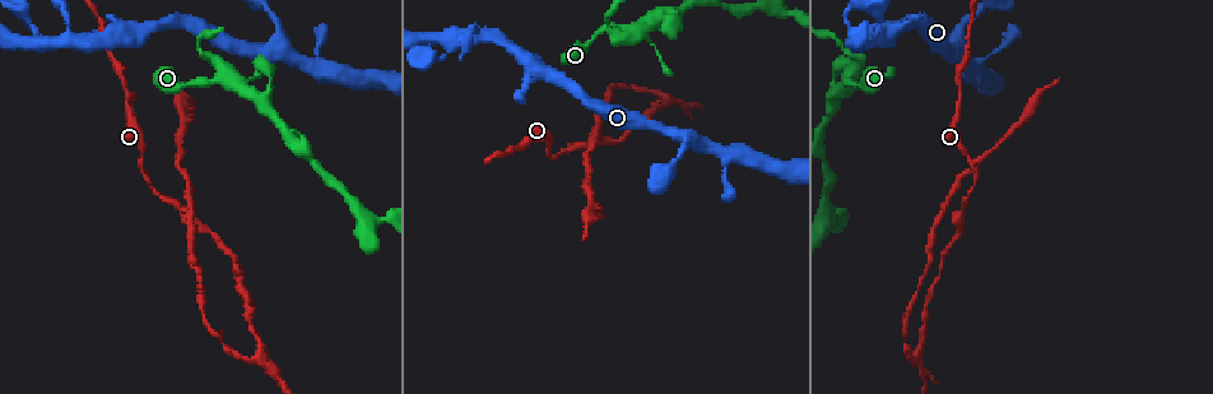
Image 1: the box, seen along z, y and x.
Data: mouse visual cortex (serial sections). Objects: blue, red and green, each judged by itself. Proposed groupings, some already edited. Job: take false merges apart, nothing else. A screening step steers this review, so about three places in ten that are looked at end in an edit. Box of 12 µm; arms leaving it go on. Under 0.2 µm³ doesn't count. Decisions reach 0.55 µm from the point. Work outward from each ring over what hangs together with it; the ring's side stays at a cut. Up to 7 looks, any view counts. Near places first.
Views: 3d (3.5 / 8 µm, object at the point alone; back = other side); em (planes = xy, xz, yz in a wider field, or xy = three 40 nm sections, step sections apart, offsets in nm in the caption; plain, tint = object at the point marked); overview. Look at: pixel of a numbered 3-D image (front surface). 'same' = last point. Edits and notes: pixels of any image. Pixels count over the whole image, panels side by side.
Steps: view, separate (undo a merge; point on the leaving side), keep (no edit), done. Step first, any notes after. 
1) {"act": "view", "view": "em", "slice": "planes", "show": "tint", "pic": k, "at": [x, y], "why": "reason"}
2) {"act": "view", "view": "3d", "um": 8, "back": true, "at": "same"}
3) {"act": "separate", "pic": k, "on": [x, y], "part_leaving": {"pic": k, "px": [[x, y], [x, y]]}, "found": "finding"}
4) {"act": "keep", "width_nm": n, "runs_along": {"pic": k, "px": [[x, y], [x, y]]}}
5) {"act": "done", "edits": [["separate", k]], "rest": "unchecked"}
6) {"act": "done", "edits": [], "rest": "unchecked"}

{"act": "view", "view": "3d", "um": 3.5, "back": true, "pic": 1, "at": [457, 38], "why": "calibre changes"}

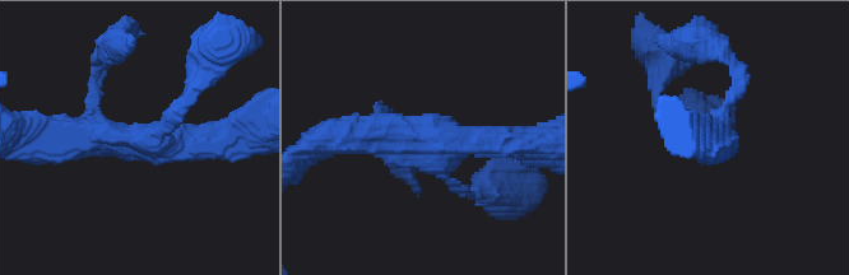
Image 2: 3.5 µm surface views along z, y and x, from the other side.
{"act": "view", "view": "em", "slice": "xy", "step": 5, "show": "tint", "pic": 2, "at": [134, 140], "arms": 4, "arm_widths_nm": [150, 200, 400, 450], "why": "need the tissue"}

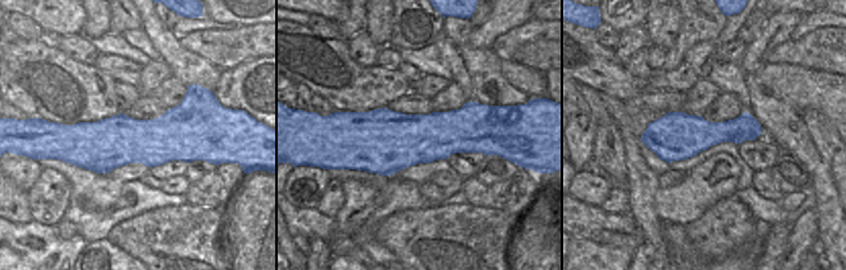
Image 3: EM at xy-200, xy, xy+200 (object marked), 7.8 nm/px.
{"act": "view", "view": "em", "slice": "xy", "step": 1, "show": "tint", "at": "same"}

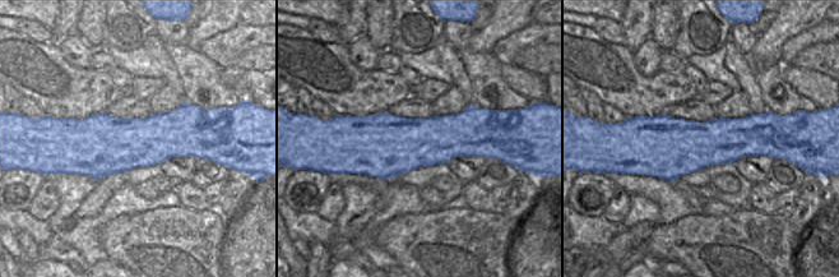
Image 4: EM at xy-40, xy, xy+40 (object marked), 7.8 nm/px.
{"act": "keep", "found": "continuous, no second cell"}

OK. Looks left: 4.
{"act": "view", "view": "3d", "um": 3.5, "pic": 1, "at": [851, 74]}

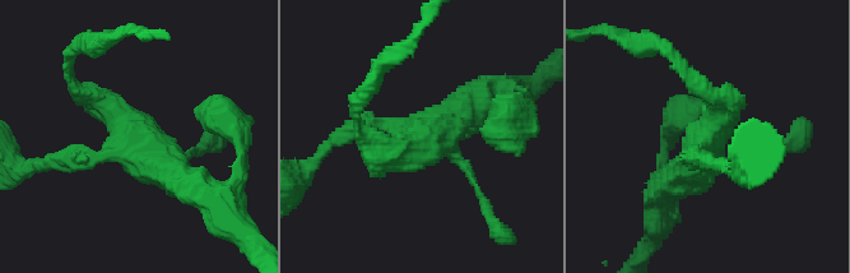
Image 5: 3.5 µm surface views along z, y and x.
{"act": "view", "view": "em", "slice": "xy", "step": 5, "show": "tint", "pic": 5, "at": [420, 132]}

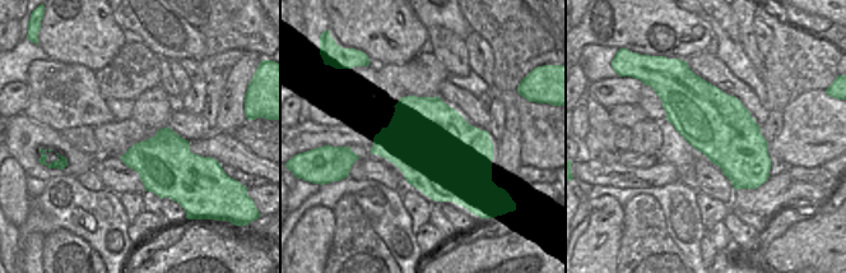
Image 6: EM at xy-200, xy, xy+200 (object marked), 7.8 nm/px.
{"act": "keep", "found": "one cell here"}

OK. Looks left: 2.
{"act": "done", "edits": [], "rest": "unchecked"}

